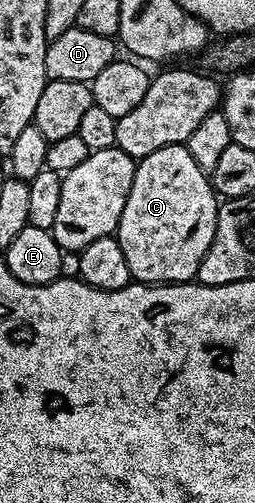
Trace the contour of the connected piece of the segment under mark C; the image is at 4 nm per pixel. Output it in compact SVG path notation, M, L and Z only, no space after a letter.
M186 144L161 147L153 151L153 155L138 158L133 187L129 187L129 199L125 199L125 211L121 211L117 230L121 251L125 251L132 278L145 285L190 282L198 274L201 259L205 259L213 243L220 204L208 174L203 173L197 163L193 163L193 155L189 155Z

